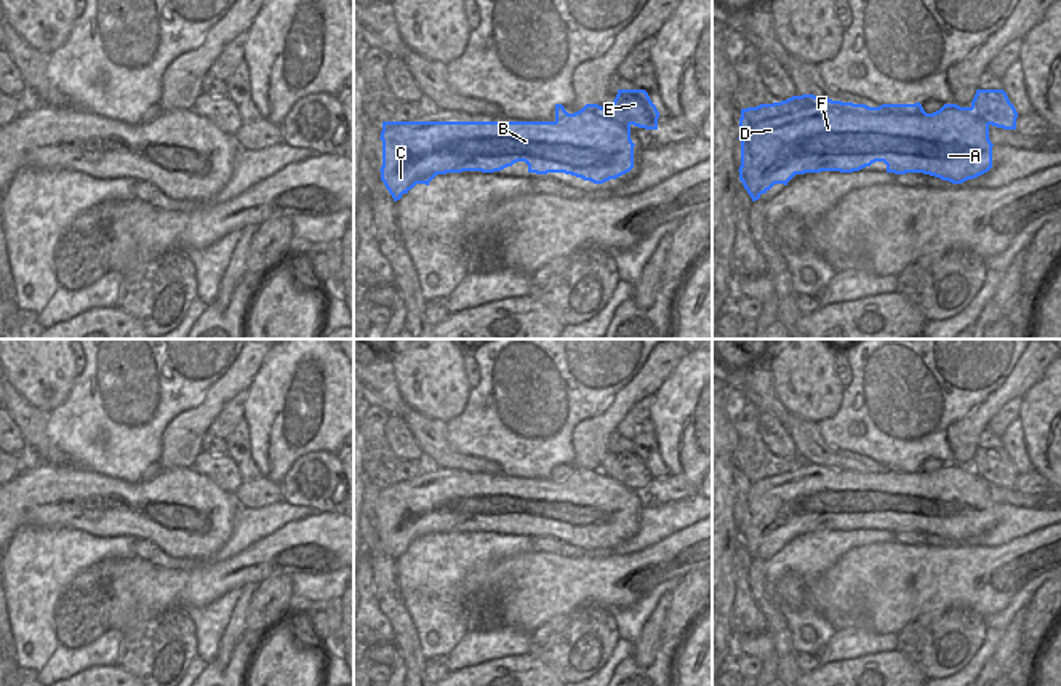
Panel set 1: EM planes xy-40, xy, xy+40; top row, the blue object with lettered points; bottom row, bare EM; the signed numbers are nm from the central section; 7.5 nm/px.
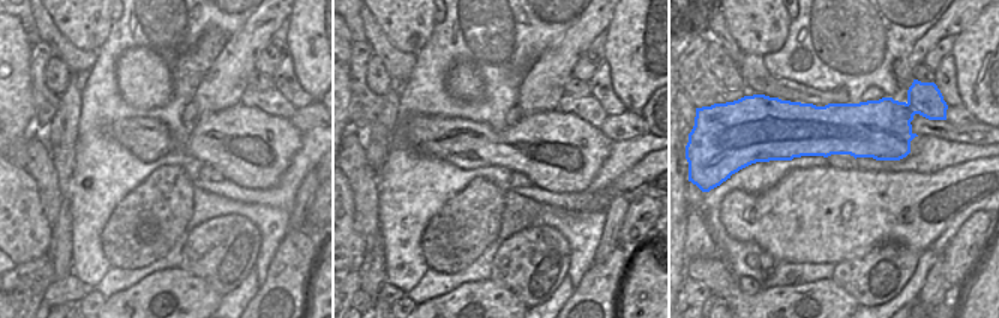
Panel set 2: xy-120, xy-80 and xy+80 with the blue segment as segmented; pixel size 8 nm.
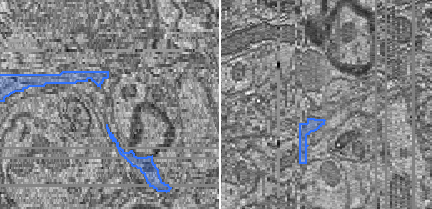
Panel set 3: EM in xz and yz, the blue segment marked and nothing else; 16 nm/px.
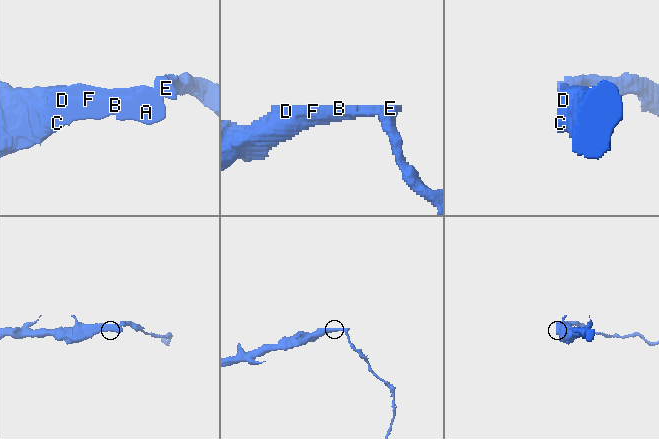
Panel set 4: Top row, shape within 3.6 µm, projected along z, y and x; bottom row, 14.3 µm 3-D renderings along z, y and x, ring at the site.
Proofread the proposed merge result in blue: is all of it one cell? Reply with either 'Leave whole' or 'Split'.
Split

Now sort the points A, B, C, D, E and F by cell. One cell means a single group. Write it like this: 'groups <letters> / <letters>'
groups A B C D F / E

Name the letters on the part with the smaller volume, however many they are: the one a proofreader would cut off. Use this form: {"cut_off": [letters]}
{"cut_off": ["E"]}

